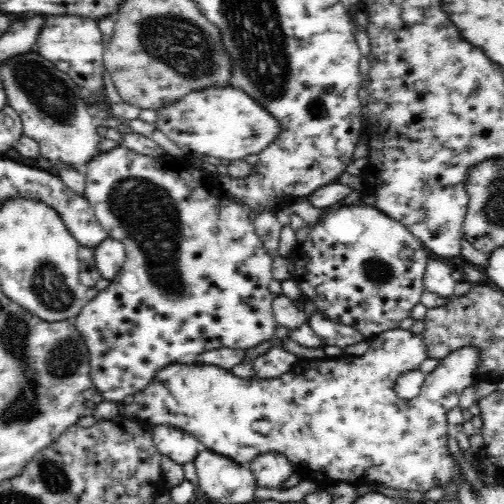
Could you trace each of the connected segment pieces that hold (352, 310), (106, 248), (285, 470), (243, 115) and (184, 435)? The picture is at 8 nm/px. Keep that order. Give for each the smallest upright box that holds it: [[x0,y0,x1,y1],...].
[[290,206,432,340],[94,238,126,282],[248,454,296,490],[156,86,280,160],[150,424,206,466]]

